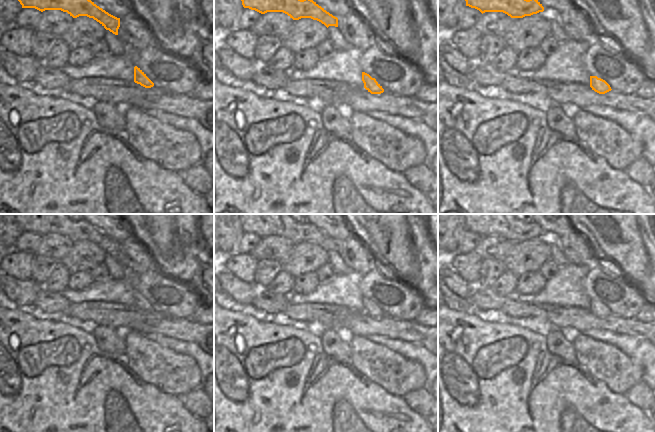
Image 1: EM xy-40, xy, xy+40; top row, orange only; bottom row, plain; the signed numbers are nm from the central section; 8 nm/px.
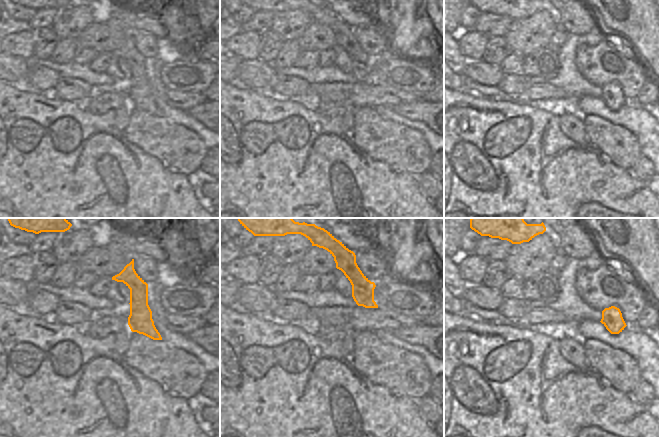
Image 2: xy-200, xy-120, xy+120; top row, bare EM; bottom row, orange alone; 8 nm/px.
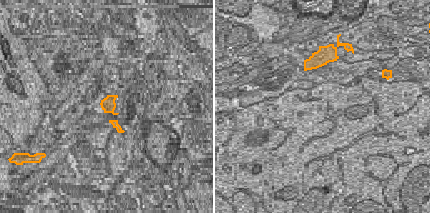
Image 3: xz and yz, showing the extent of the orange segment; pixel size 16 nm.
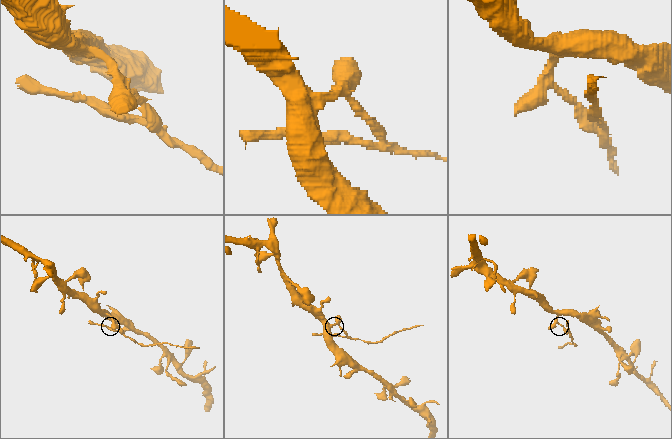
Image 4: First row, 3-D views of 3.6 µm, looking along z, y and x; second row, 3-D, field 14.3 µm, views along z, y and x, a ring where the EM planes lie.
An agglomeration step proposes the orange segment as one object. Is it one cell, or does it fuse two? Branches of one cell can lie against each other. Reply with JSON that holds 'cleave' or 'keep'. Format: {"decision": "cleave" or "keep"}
{"decision": "cleave"}

